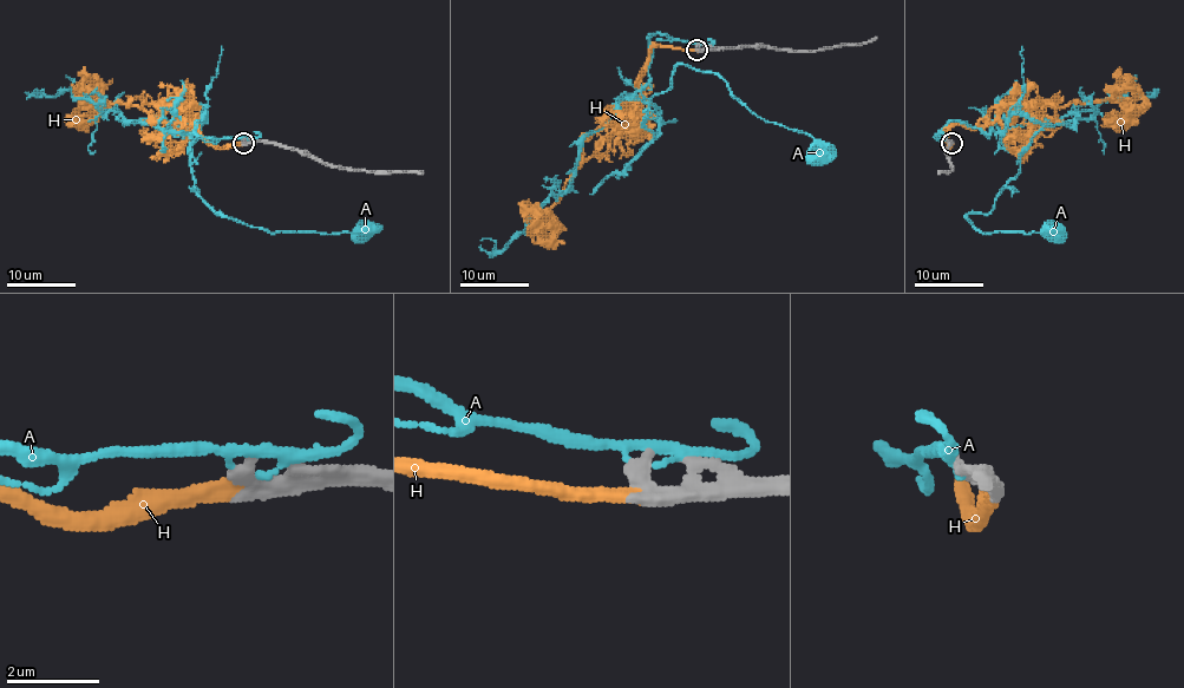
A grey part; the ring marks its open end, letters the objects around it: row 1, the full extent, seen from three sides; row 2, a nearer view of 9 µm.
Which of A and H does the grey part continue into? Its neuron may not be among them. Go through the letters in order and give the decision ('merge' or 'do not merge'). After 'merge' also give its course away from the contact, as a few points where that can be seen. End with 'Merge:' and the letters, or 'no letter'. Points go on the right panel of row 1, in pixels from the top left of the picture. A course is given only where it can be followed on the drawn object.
A: do not merge
H: merge; course (952, 143), (952, 126), (970, 126), (994, 107), (1013, 116), (1044, 103), (1124, 104), (1123, 119), (1104, 122)
Merge: H

